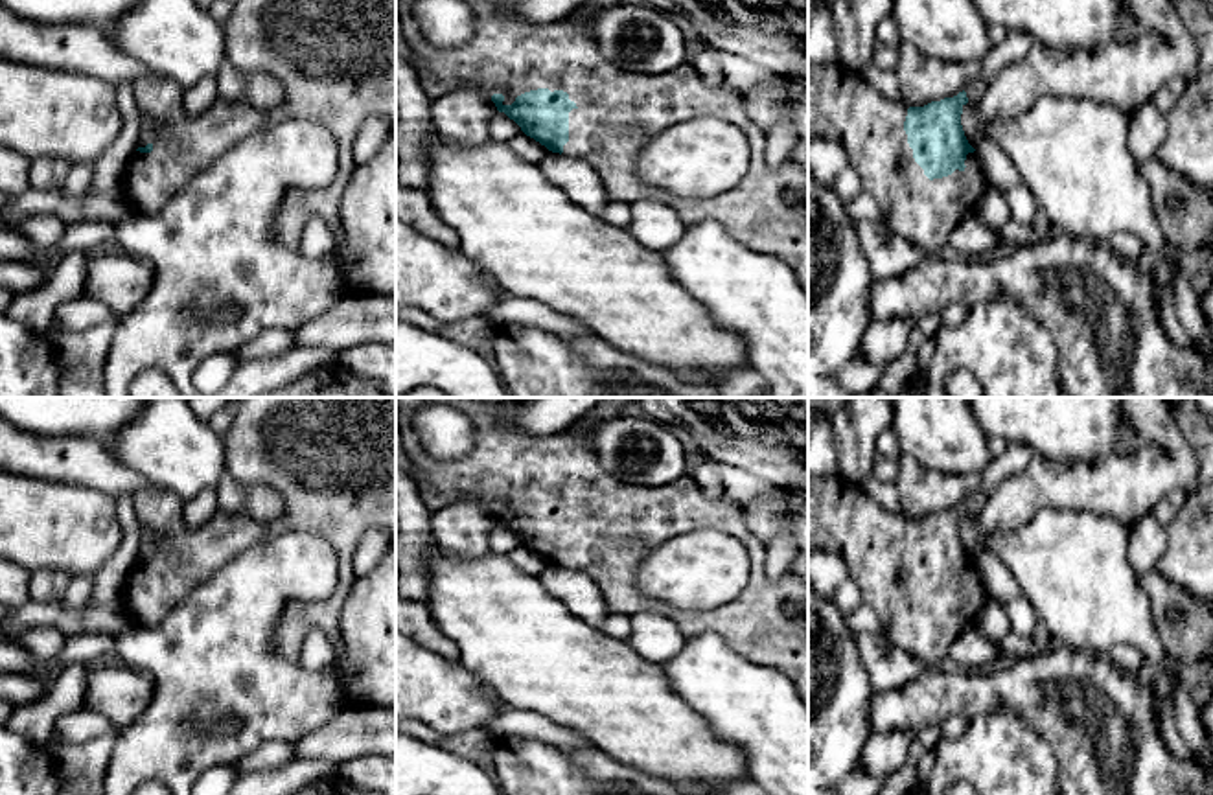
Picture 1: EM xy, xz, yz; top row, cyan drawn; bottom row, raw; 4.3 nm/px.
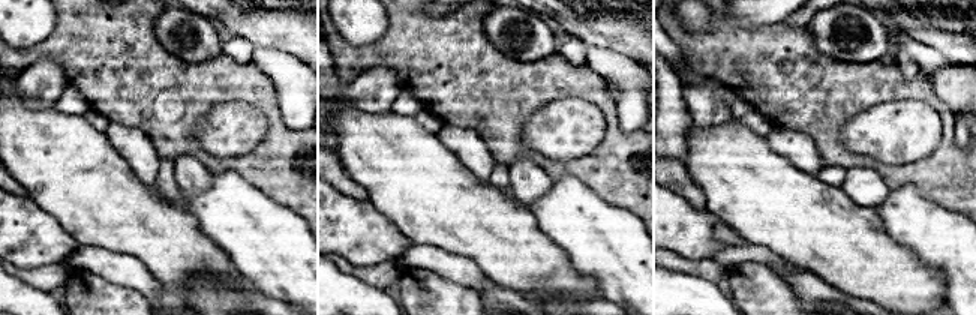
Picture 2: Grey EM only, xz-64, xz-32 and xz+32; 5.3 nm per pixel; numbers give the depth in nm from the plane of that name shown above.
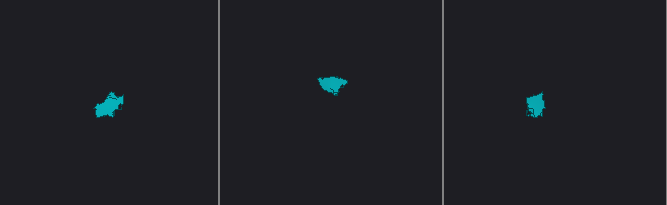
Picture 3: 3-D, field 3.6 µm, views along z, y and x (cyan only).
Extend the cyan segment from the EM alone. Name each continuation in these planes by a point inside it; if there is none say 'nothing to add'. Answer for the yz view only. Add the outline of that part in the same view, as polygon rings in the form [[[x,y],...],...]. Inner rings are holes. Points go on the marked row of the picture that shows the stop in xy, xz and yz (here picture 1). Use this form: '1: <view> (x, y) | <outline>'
1: yz (843, 107) | [[[841,63],[808,64],[808,140],[838,142],[849,155],[863,191],[878,202],[882,225],[933,256],[948,247],[950,234],[966,215],[977,213],[983,197],[994,186],[985,179],[976,151],[966,155],[963,171],[930,180],[907,144],[907,109],[904,101],[882,96],[858,70]]]

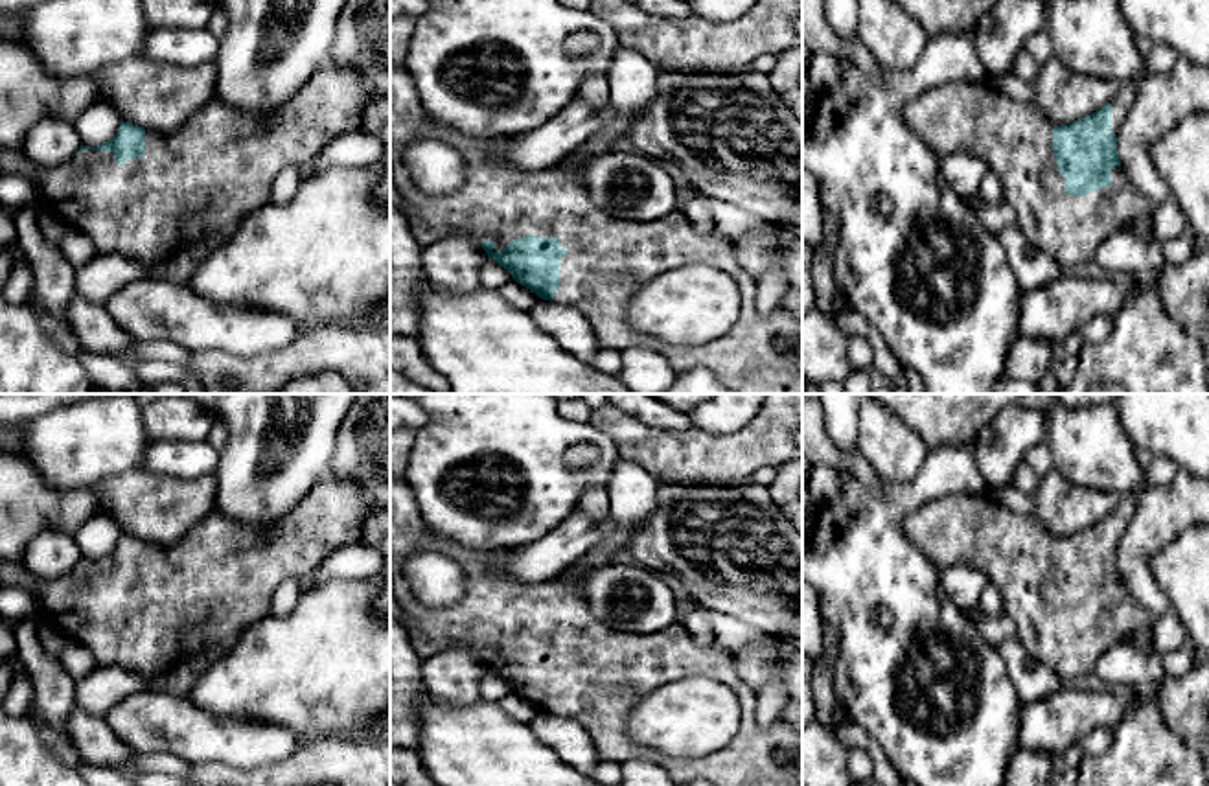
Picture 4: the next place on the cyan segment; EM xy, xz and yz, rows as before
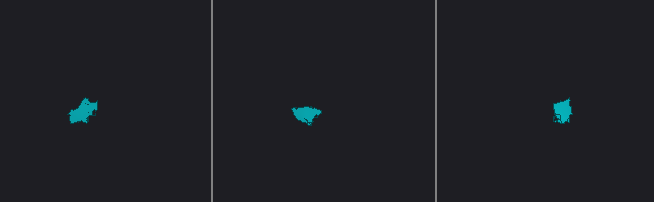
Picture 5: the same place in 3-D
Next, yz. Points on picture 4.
1: yz (1014, 140) | [[[988,79],[953,81],[924,90],[907,101],[904,121],[938,156],[955,151],[981,158],[999,179],[1005,202],[1016,212],[1025,237],[1069,271],[1095,260],[1097,247],[1115,230],[1130,228],[1135,219],[1152,219],[1156,204],[1146,201],[1128,180],[1123,168],[1111,169],[1111,184],[1084,197],[1064,191],[1067,184],[1058,173],[1053,155],[1053,123],[1029,103],[996,90]]]

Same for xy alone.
1: xy (218, 168) | [[[329,61],[282,107],[269,112],[248,112],[212,98],[177,131],[167,134],[145,131],[145,155],[129,160],[125,166],[120,166],[112,153],[94,151],[92,147],[57,168],[31,164],[20,147],[4,149],[0,151],[0,166],[4,173],[31,179],[52,215],[90,236],[98,252],[132,258],[155,267],[206,236],[232,223],[241,223],[271,202],[271,188],[276,177],[289,168],[304,173],[337,134],[361,129],[364,107],[372,98],[375,96],[366,90],[355,70]]]

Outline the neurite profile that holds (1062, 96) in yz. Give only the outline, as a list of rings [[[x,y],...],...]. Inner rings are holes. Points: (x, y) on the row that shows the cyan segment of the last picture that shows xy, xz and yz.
[[[1054,55],[1049,57],[1032,81],[1036,109],[1053,125],[1069,125],[1108,105],[1121,90],[1123,83],[1075,74]]]

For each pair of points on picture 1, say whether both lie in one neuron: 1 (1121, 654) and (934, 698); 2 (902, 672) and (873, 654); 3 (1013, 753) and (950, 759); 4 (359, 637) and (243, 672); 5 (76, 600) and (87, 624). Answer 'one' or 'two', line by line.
1: two
2: one
3: one
4: two
5: two

